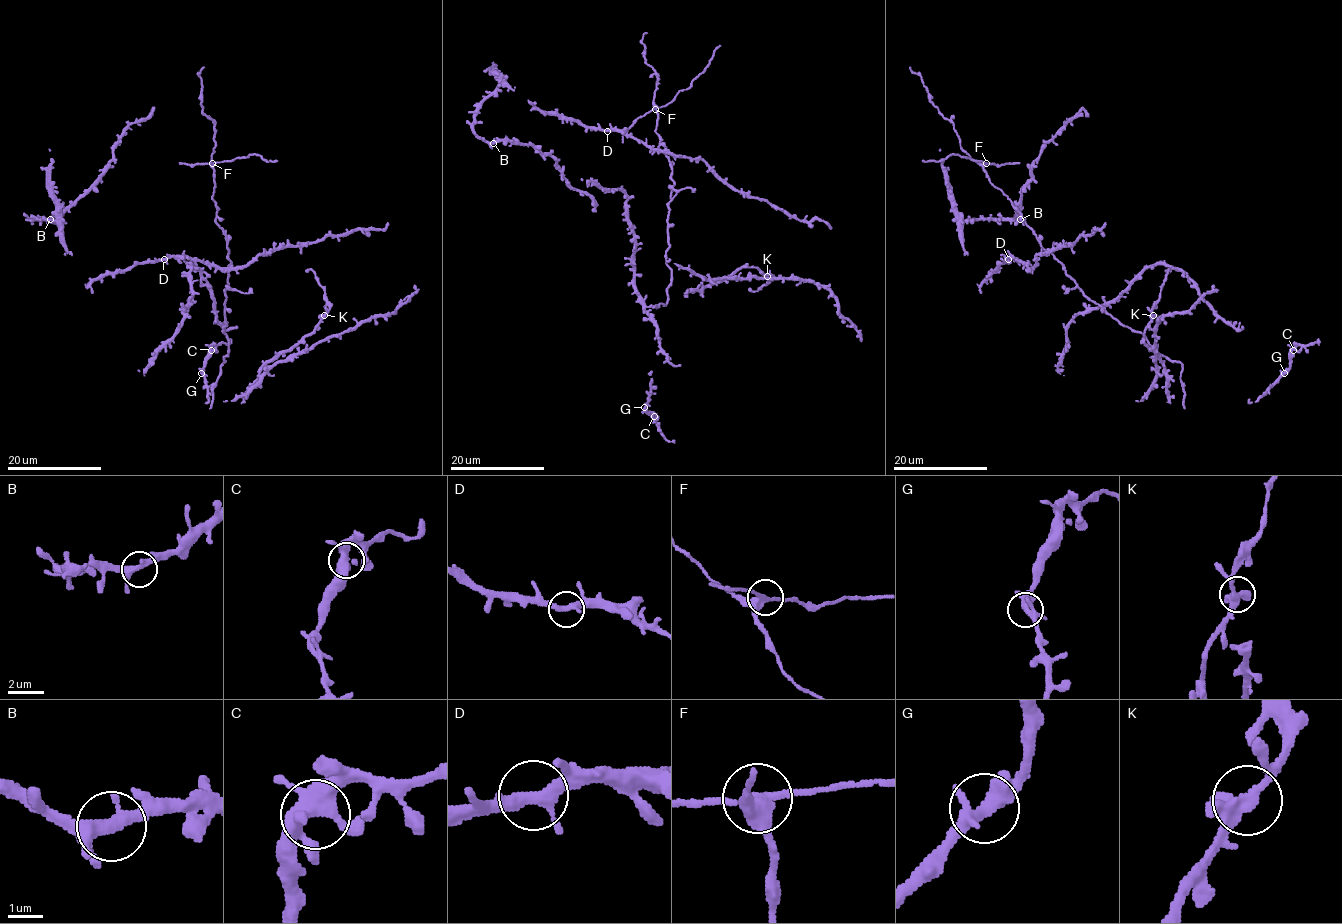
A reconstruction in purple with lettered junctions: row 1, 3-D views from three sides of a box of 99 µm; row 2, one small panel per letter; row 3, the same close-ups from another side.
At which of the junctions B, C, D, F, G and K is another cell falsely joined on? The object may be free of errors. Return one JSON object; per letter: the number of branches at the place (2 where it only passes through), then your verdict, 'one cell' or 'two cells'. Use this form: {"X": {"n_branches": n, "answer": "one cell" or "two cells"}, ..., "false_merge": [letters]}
{"B": {"n_branches": 4, "answer": "one cell"}, "C": {"n_branches": 4, "answer": "one cell"}, "D": {"n_branches": 3, "answer": "one cell"}, "F": {"n_branches": 4, "answer": "two cells"}, "G": {"n_branches": 4, "answer": "one cell"}, "K": {"n_branches": 4, "answer": "one cell"}, "false_merge": ["F"]}

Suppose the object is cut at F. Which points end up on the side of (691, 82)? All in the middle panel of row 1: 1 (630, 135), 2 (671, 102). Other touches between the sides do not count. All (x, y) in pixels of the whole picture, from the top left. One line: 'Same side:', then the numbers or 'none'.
Same side: 2

